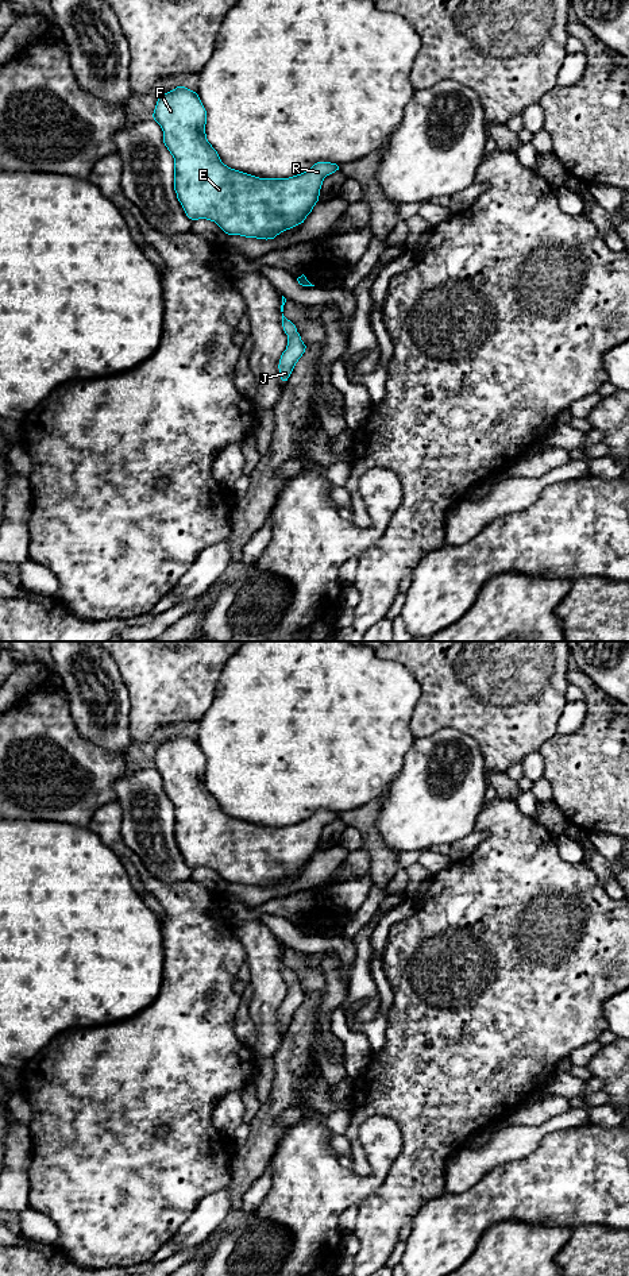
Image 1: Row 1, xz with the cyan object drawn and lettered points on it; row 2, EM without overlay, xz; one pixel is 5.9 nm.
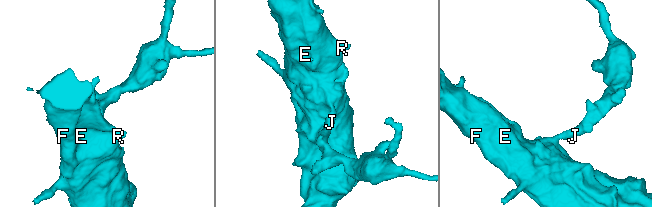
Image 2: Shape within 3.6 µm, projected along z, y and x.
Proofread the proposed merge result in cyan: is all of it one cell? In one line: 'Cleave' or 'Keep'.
Keep

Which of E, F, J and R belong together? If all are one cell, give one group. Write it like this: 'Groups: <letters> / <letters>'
Groups: E F J R

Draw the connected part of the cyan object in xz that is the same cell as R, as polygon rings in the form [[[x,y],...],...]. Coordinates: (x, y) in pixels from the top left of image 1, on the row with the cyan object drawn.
[[[177,86],[159,96],[153,117],[161,126],[163,143],[174,158],[174,190],[186,216],[192,220],[207,219],[215,221],[228,235],[267,240],[304,223],[319,201],[324,178],[339,170],[336,163],[317,162],[306,171],[289,178],[259,178],[228,167],[207,139],[207,111],[198,95],[185,86]]]

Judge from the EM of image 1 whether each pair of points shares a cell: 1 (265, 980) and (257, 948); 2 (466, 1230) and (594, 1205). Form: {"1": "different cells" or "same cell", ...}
{"1": "same cell", "2": "same cell"}

